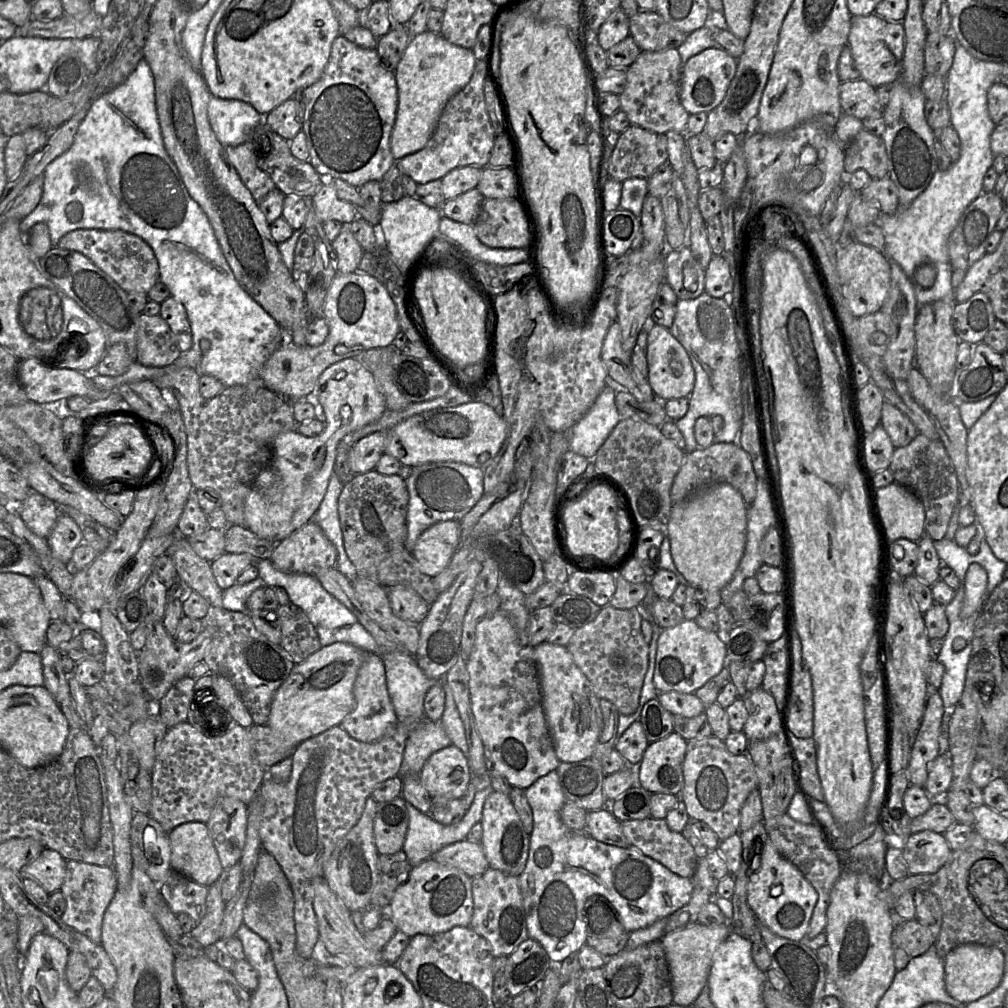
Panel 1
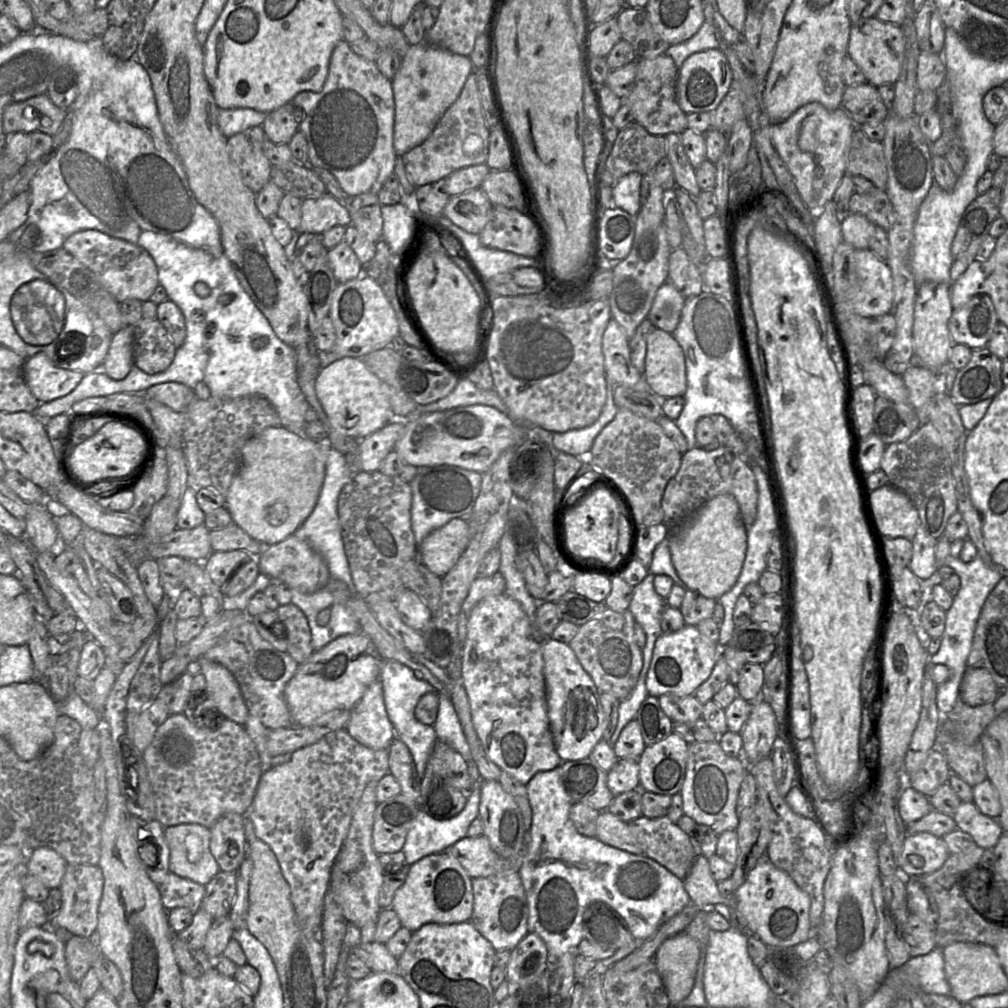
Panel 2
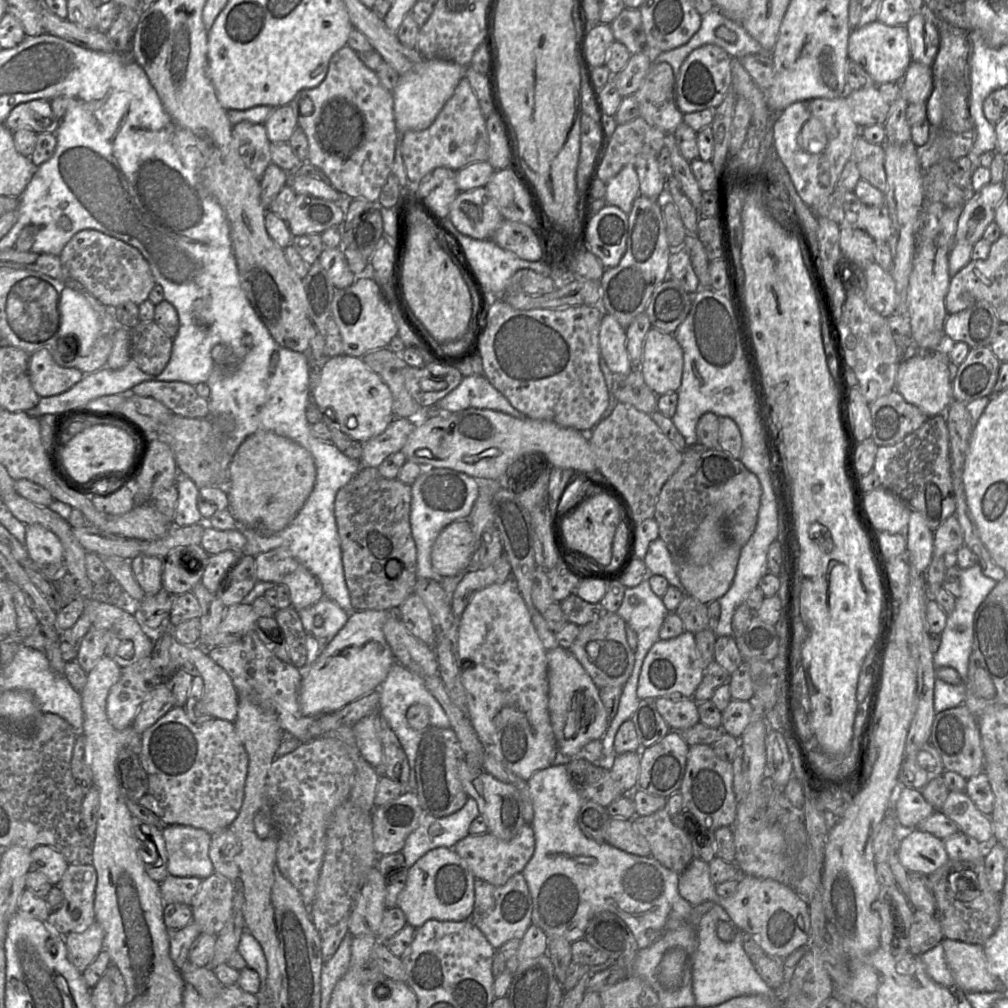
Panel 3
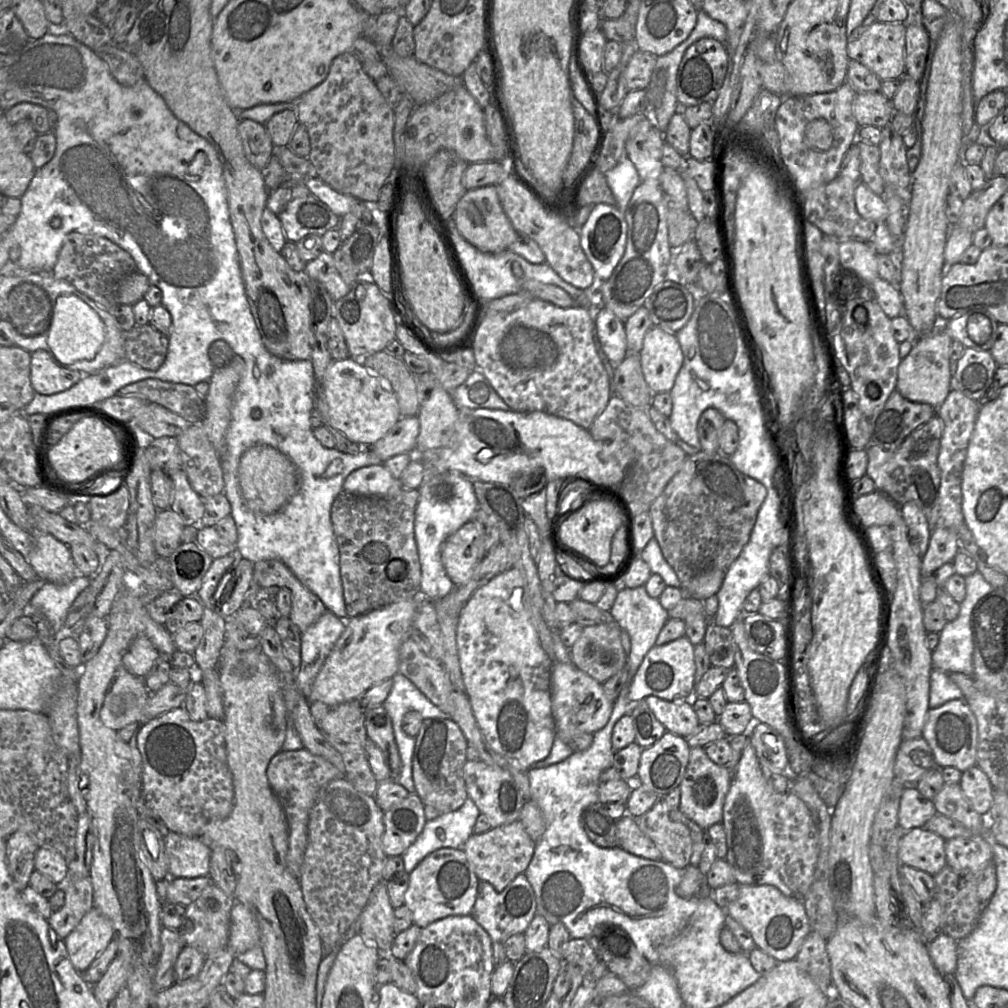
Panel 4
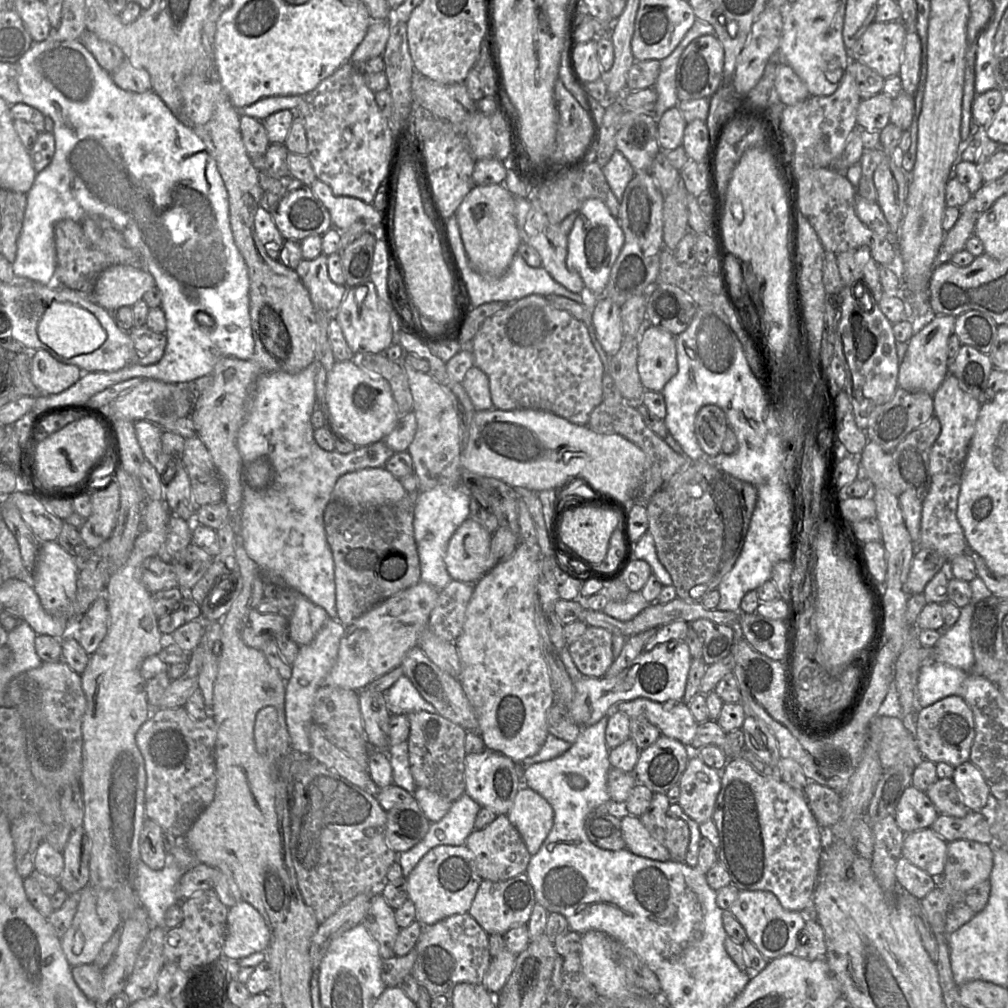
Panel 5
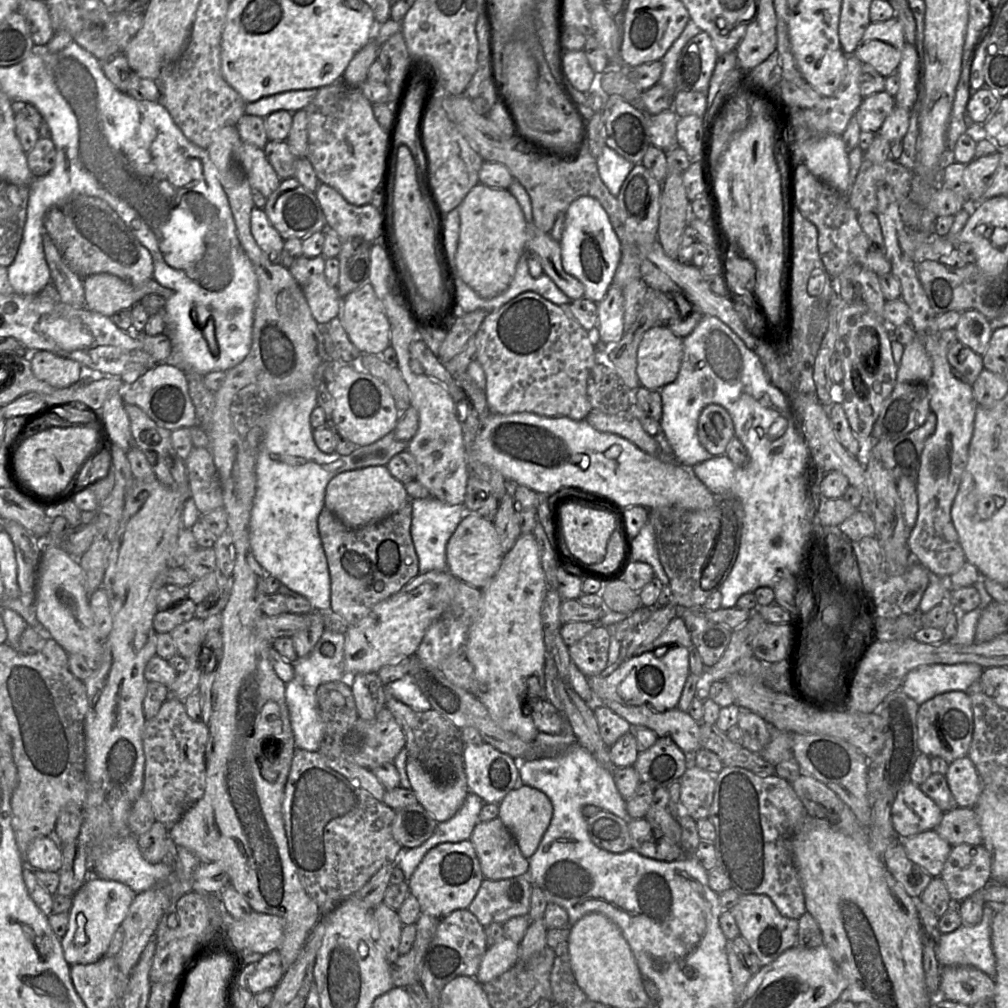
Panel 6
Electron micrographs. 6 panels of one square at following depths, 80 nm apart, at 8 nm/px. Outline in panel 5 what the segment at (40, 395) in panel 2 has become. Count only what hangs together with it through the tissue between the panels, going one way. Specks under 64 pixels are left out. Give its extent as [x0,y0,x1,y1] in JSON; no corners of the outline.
[30,349,87,393]

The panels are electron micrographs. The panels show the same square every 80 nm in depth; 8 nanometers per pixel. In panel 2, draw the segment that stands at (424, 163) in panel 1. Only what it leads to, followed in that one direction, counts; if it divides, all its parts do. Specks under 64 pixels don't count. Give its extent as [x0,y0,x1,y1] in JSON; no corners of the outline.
[402,71,490,187]

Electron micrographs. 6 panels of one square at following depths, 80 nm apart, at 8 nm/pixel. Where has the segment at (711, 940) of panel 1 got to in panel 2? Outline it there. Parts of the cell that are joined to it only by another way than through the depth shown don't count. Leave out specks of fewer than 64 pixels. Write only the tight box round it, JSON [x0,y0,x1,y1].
[654,932,699,1006]

